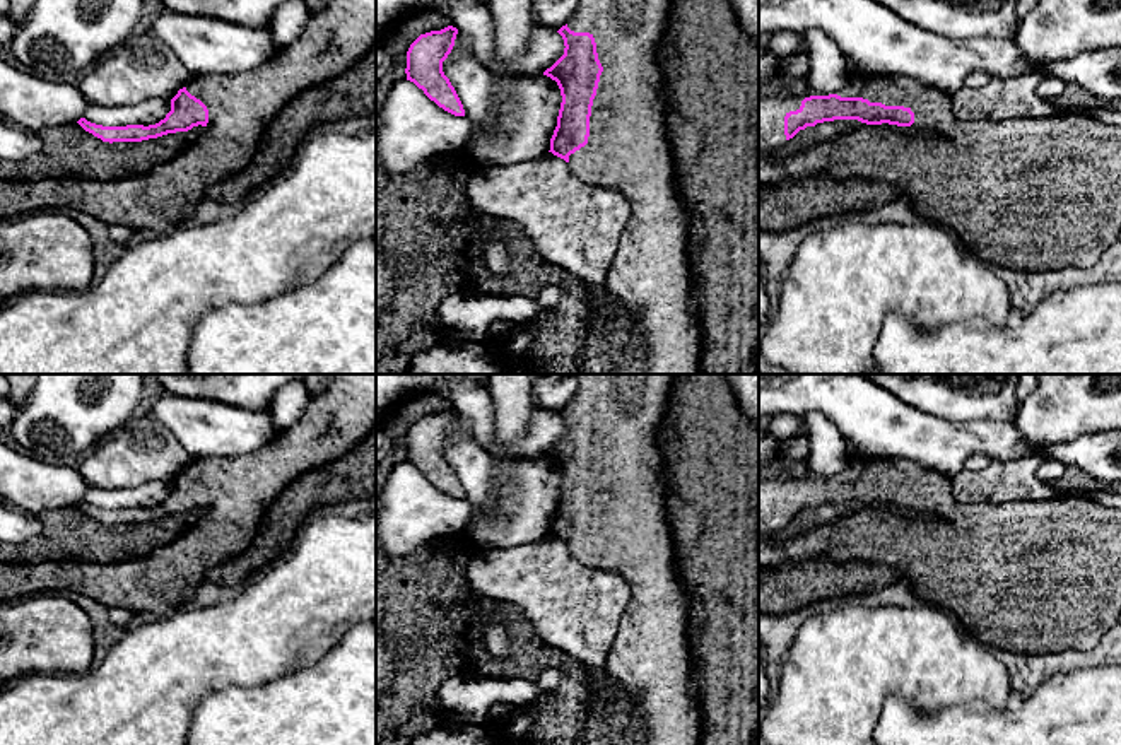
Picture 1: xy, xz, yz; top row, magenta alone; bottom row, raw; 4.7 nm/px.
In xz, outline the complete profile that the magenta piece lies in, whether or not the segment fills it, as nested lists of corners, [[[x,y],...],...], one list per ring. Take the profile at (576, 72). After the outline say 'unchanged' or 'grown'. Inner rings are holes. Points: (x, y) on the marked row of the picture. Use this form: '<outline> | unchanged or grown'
[[[578,0],[571,21],[557,31],[564,55],[543,72],[562,96],[549,152],[569,162],[579,181],[619,190],[631,205],[607,277],[608,289],[634,314],[643,338],[644,357],[631,366],[646,374],[701,374],[702,337],[692,304],[689,212],[675,185],[666,91],[658,63],[672,2]]] | grown

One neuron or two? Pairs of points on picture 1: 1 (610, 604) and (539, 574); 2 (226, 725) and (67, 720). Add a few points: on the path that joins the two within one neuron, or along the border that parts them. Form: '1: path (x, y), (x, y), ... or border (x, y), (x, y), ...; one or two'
1: path (593, 604), (568, 604), (556, 592); one
2: border (217, 692), (211, 692), (199, 704), (188, 727); two

